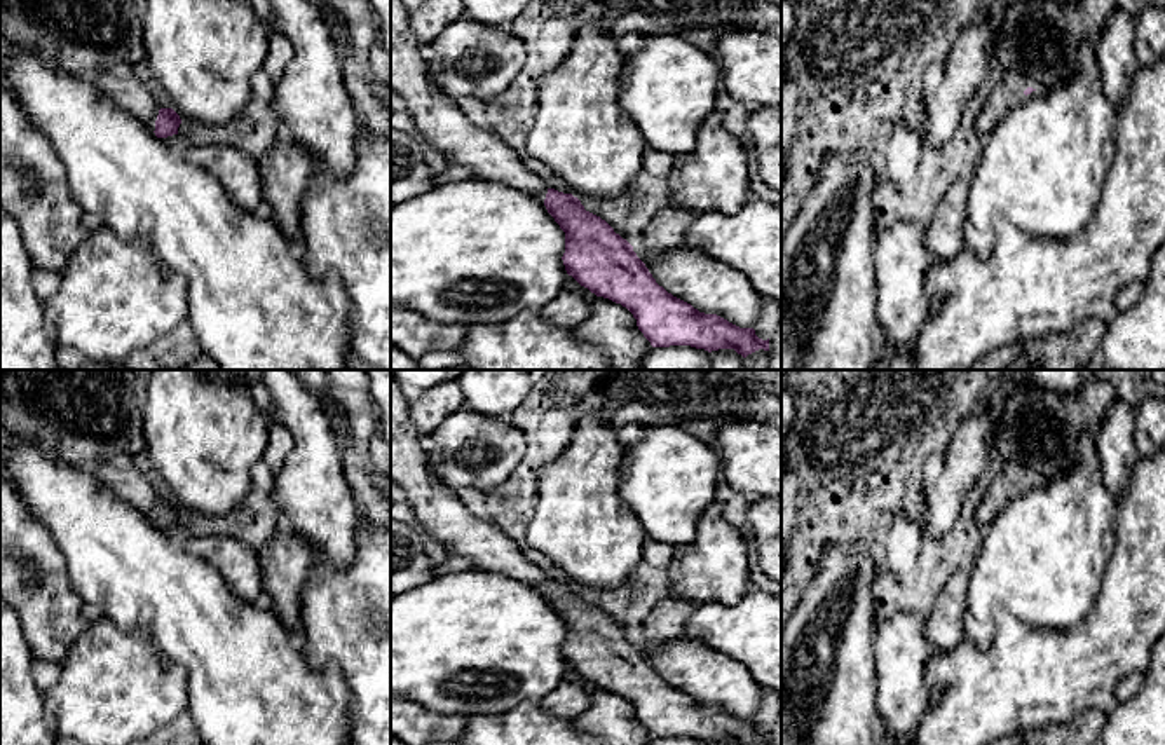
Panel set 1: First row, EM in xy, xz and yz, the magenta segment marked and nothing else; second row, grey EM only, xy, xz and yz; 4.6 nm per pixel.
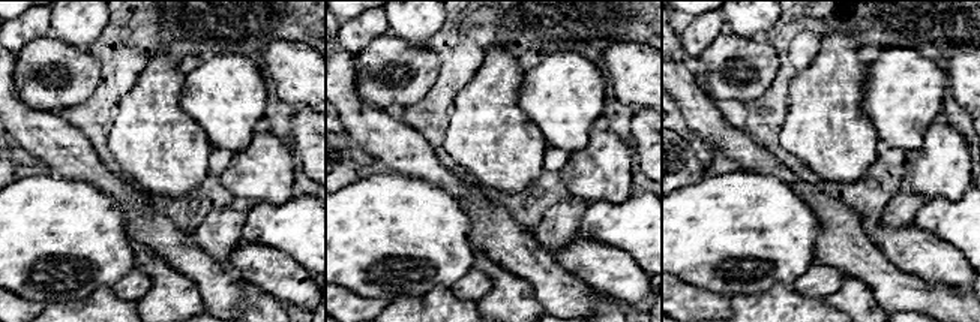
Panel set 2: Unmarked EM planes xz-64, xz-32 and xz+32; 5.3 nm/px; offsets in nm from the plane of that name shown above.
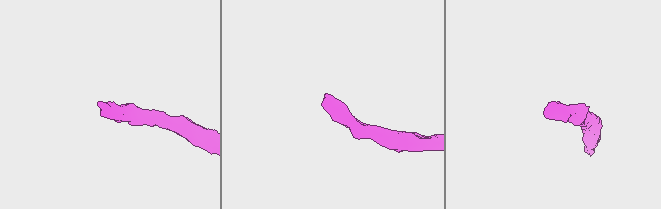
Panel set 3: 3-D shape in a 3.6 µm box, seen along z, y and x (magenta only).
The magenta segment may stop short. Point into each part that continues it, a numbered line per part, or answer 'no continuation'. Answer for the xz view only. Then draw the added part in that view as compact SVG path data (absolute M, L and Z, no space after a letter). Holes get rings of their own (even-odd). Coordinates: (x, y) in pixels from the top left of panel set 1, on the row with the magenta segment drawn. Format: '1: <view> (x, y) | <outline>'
1: xz (440, 121) | M391 0L391 87L403 98L410 117L413 119L422 138L439 154L467 167L473 178L499 181L516 187L544 202L548 183L528 171L518 154L506 145L488 127L473 124L459 105L443 96L431 82L424 45L417 40L408 26L408 10L405 0Z

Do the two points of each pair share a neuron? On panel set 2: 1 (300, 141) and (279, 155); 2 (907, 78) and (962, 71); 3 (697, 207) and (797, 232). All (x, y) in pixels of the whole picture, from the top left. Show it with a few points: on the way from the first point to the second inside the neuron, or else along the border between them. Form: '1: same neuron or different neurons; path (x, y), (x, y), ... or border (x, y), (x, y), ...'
1: different neurons; border (285, 140), (296, 162)
2: different neurons; border (941, 65), (949, 89)
3: same neuron; path (722, 223), (761, 223), (772, 231)

